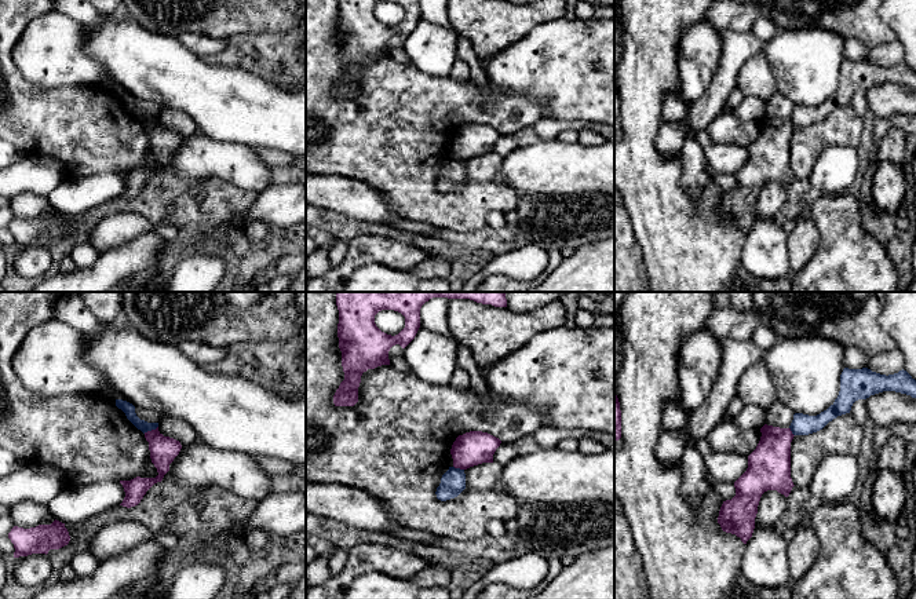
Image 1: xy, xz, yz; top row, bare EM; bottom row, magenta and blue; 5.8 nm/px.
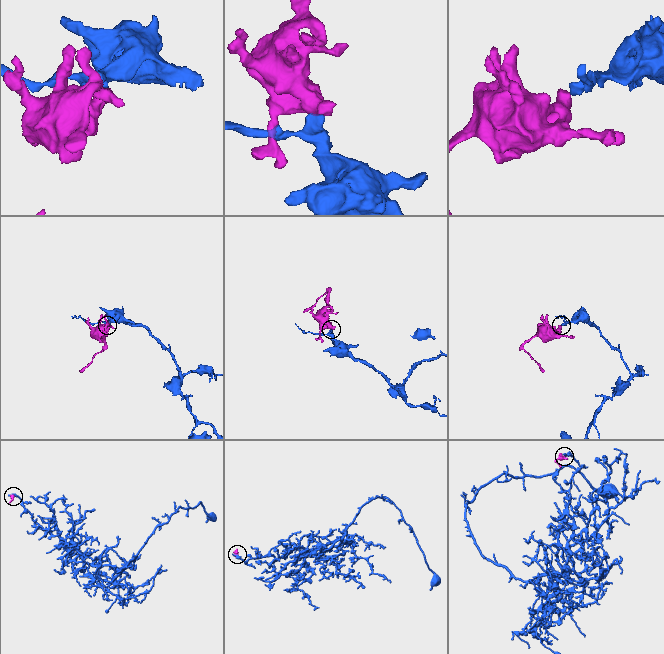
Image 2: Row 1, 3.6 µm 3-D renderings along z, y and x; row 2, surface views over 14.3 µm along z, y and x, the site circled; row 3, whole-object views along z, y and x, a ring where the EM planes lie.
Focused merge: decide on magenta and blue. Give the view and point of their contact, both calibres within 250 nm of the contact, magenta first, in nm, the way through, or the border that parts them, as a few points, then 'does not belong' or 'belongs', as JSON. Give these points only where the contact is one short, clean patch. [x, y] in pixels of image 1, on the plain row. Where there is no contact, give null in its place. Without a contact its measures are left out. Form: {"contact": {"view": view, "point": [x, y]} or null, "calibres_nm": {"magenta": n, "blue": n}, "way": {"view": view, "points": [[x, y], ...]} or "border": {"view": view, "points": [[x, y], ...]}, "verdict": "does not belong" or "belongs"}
{"contact": {"view": "xy", "point": [152, 121]}, "calibres_nm": {"magenta": 160, "blue": 70}, "border": {"view": "xy", "points": [[157, 117], [143, 124]]}, "verdict": "does not belong"}

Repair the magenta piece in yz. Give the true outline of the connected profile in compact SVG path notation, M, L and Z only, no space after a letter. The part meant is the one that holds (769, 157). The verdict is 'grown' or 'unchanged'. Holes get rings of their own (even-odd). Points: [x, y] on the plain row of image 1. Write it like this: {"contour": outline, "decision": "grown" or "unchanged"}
{"contour": "M764 116L760 124L762 128L756 140L748 147L747 162L734 174L736 187L723 193L718 208L722 222L736 226L744 235L752 229L762 186L767 182L777 182L788 189L795 178L791 169L791 134L795 127L791 120Z", "decision": "unchanged"}

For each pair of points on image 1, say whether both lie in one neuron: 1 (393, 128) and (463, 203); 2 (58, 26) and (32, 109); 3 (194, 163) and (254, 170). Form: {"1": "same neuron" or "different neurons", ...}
{"1": "same neuron", "2": "different neurons", "3": "same neuron"}

